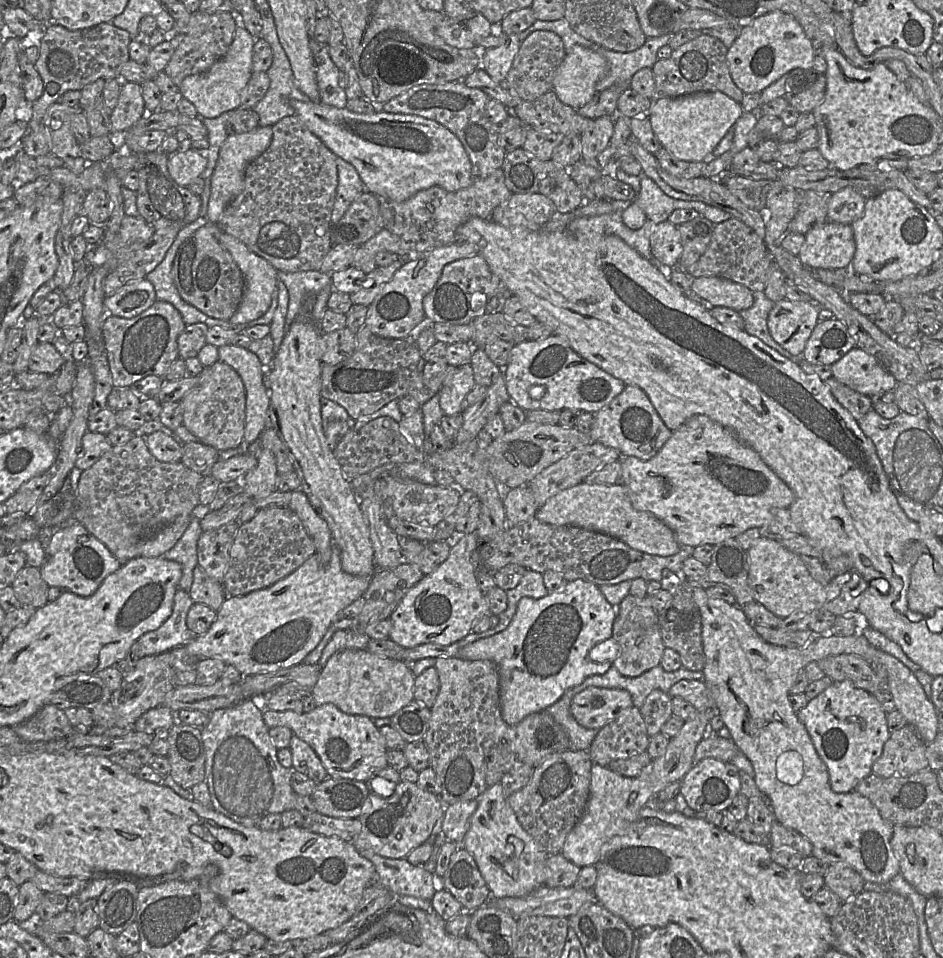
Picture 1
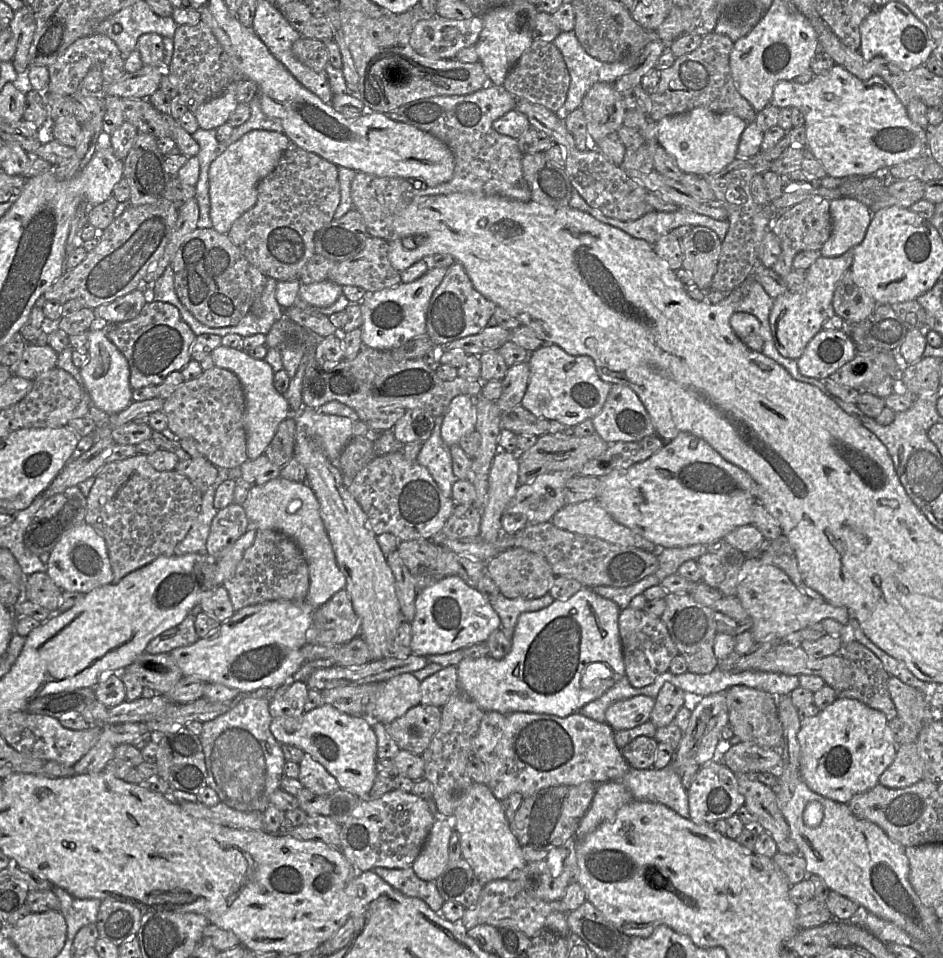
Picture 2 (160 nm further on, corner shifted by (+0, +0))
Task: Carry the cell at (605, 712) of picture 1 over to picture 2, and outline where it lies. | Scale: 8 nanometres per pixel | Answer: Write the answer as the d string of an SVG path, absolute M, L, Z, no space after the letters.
M637 695L610 705L605 713L606 723L614 730L631 729L650 720L655 699Z

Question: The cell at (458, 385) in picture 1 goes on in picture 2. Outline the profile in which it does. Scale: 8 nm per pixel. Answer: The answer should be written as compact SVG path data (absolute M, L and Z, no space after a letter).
M464 394L454 397L443 416L441 434L445 444L458 445L463 436L475 431L476 421L475 398Z

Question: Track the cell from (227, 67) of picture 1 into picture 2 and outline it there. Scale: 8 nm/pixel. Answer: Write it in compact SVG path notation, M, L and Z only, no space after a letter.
M233 82L220 96L201 104L194 111L193 114L200 128L204 130L216 129L228 121L238 104L236 83Z

